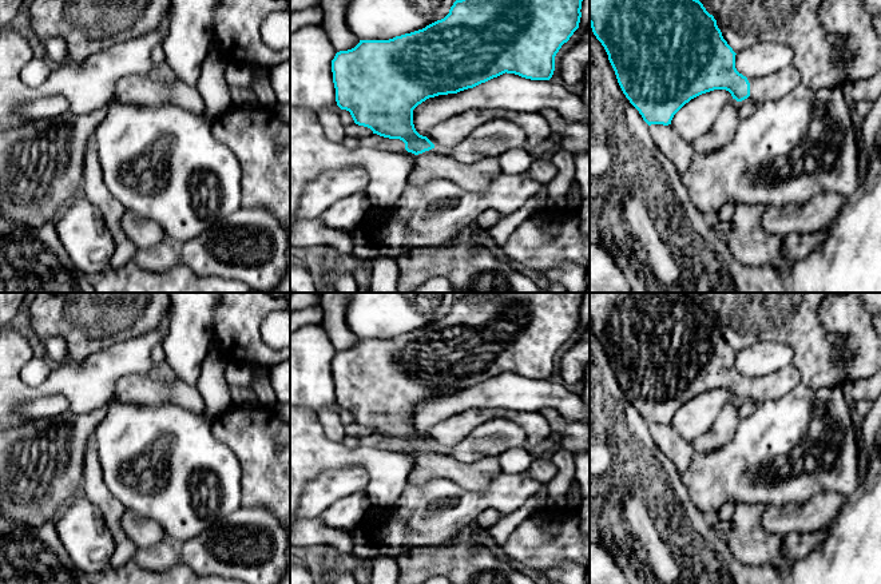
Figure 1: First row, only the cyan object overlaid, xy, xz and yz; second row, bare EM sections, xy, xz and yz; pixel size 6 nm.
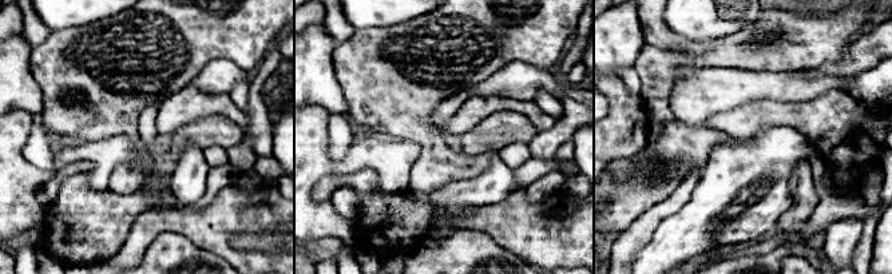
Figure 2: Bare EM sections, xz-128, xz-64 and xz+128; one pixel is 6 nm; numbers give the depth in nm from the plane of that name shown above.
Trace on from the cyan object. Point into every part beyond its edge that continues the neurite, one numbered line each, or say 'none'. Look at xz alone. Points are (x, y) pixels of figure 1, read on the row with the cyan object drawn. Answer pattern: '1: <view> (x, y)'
1: xz (432, 165)

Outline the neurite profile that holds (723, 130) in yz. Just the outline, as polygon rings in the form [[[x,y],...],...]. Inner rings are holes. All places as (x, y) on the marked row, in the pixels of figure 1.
[[[733,99],[722,107],[713,127],[693,142],[694,152],[705,155],[723,148],[735,136],[739,122],[739,104]]]

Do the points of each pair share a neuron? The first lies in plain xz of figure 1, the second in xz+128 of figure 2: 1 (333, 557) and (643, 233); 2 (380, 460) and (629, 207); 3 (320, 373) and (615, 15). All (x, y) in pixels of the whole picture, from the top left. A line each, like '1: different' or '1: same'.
1: same
2: different
3: same

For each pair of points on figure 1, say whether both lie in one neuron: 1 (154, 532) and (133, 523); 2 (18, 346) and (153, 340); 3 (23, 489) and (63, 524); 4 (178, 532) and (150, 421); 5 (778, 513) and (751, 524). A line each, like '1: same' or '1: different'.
1: same
2: same
3: different
4: same
5: different

